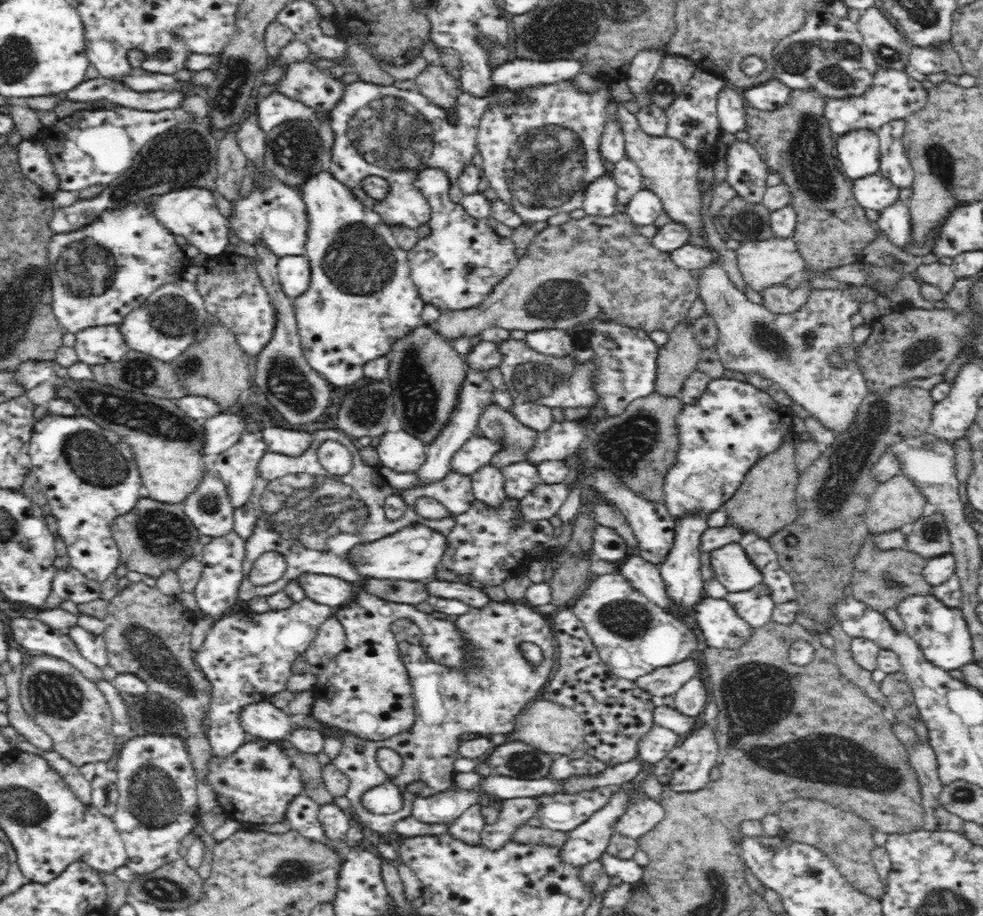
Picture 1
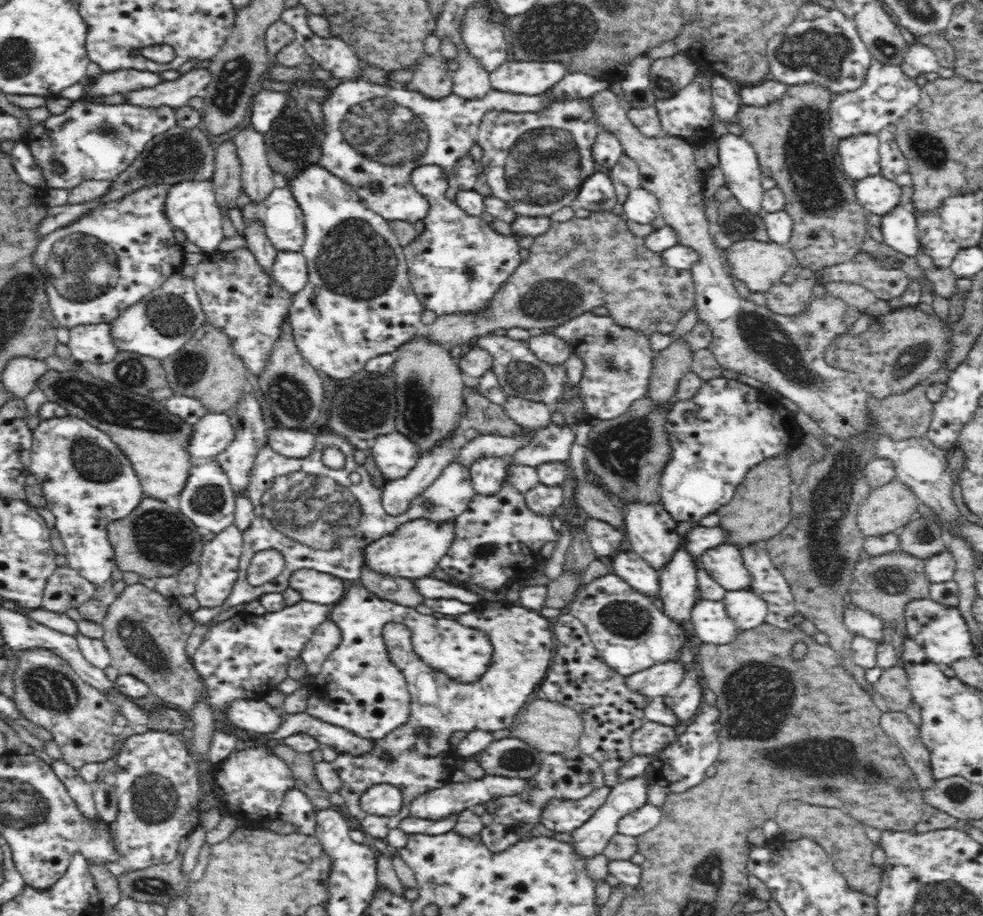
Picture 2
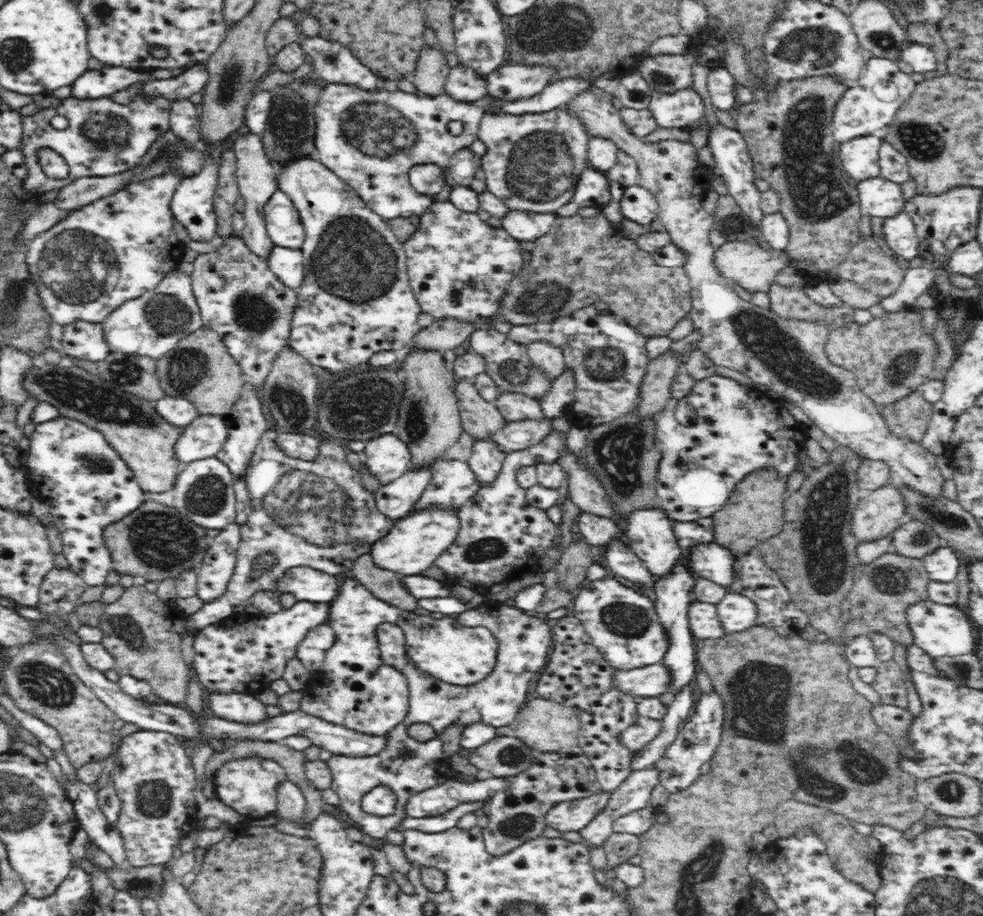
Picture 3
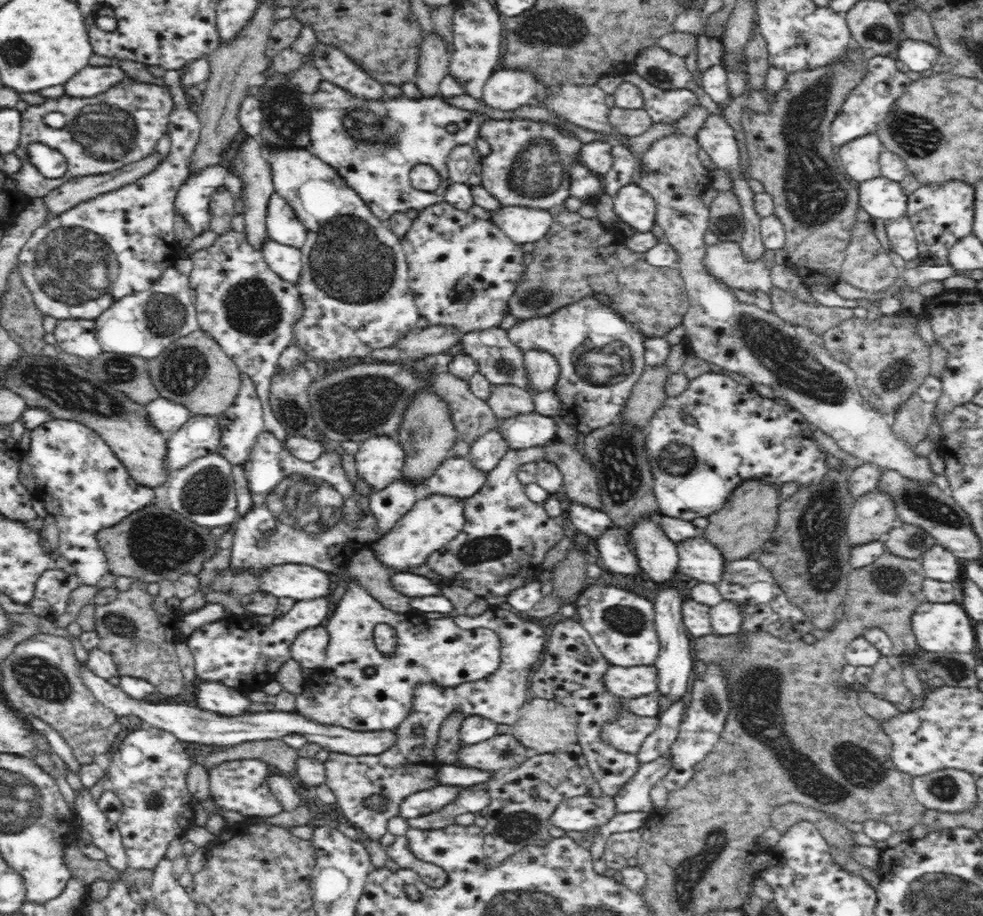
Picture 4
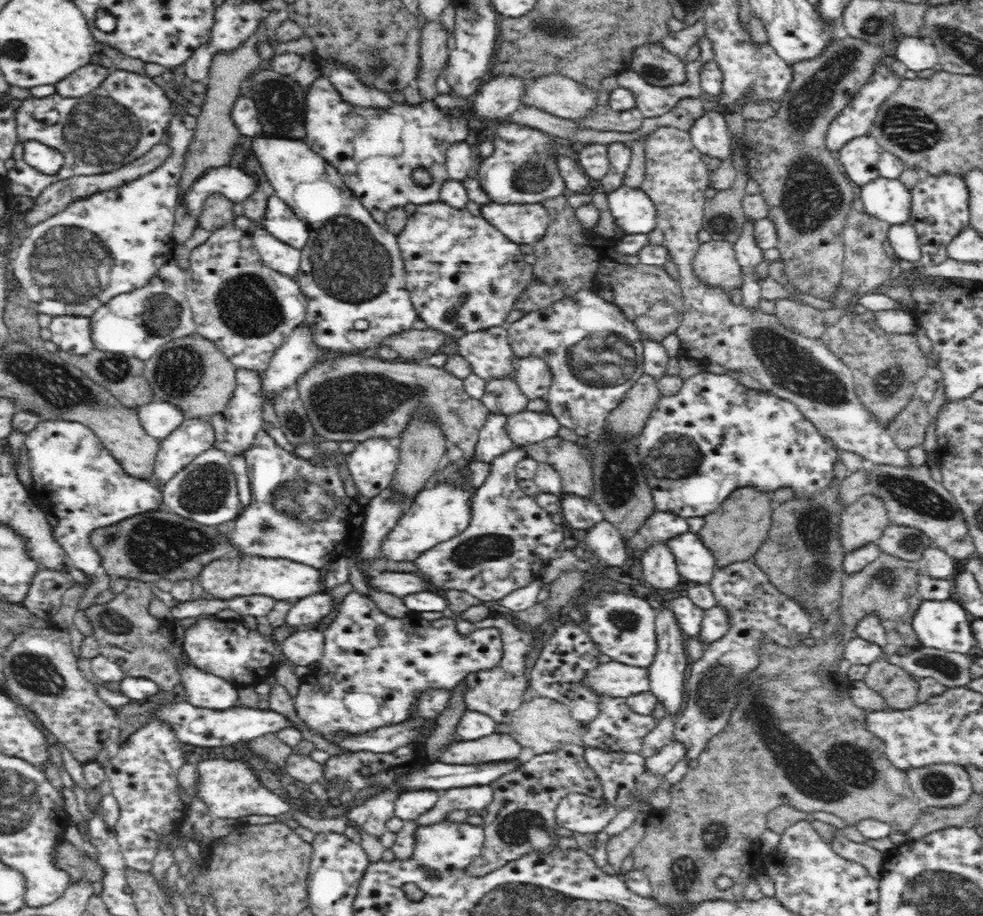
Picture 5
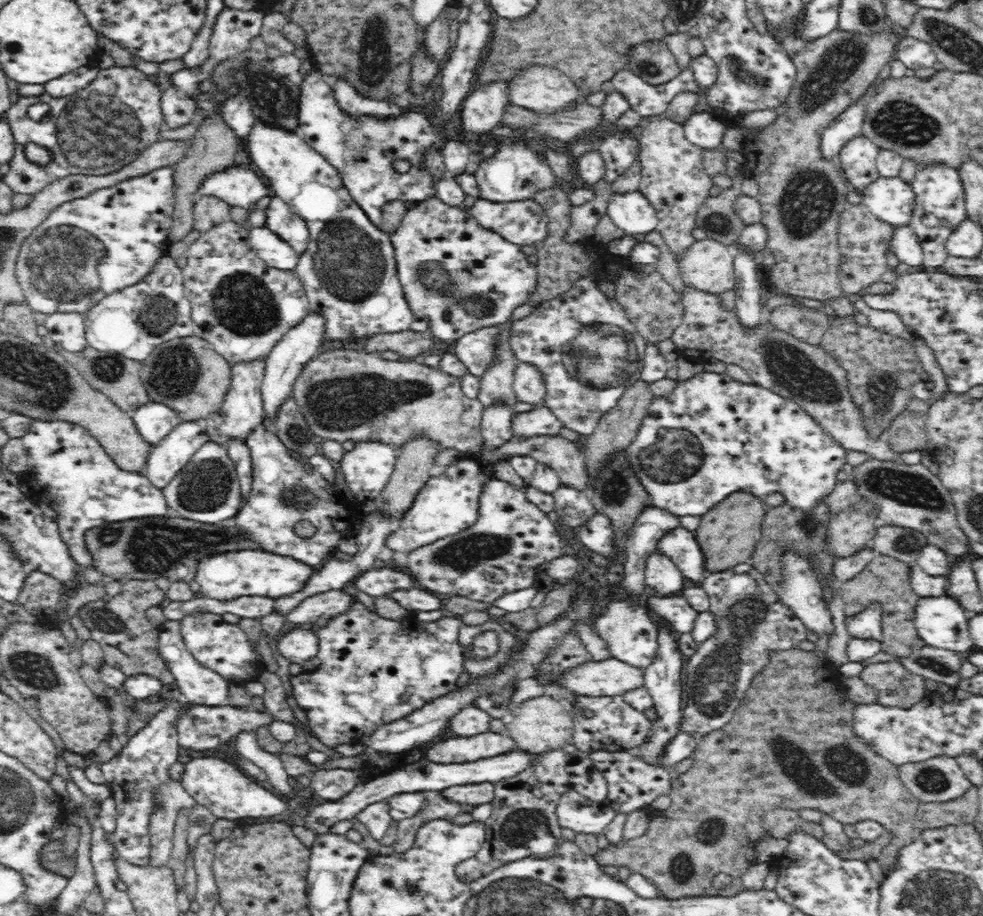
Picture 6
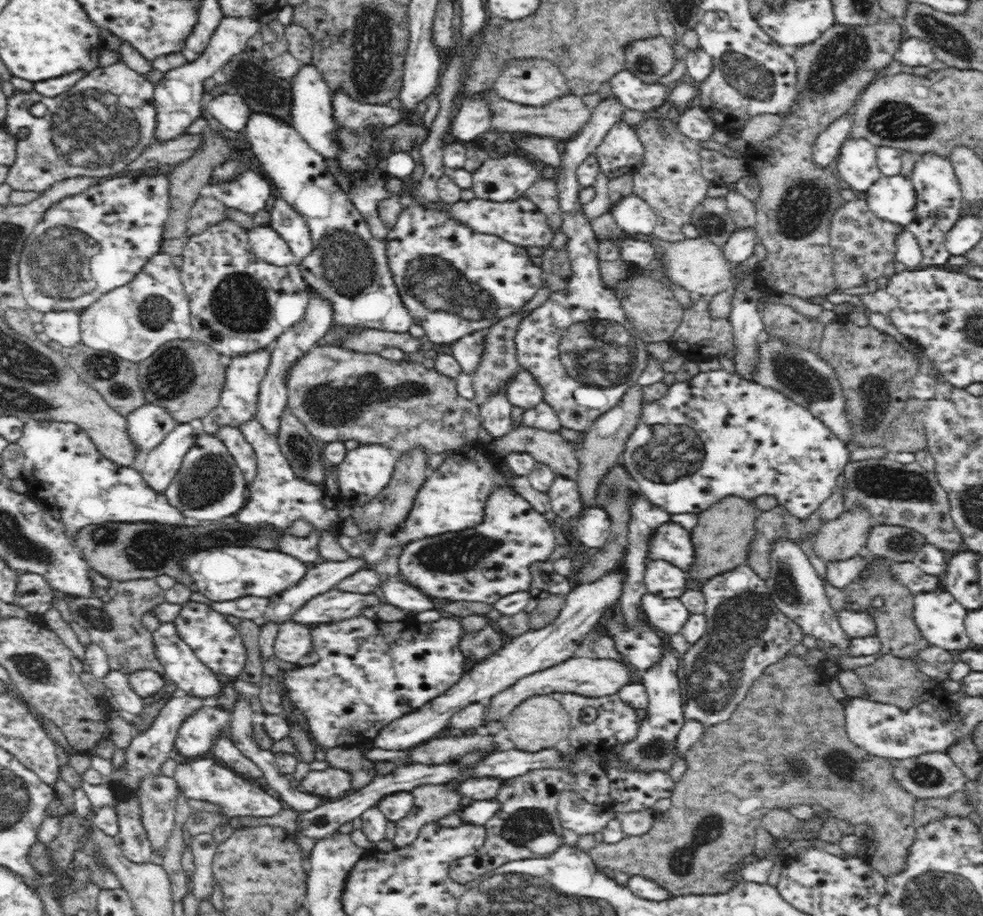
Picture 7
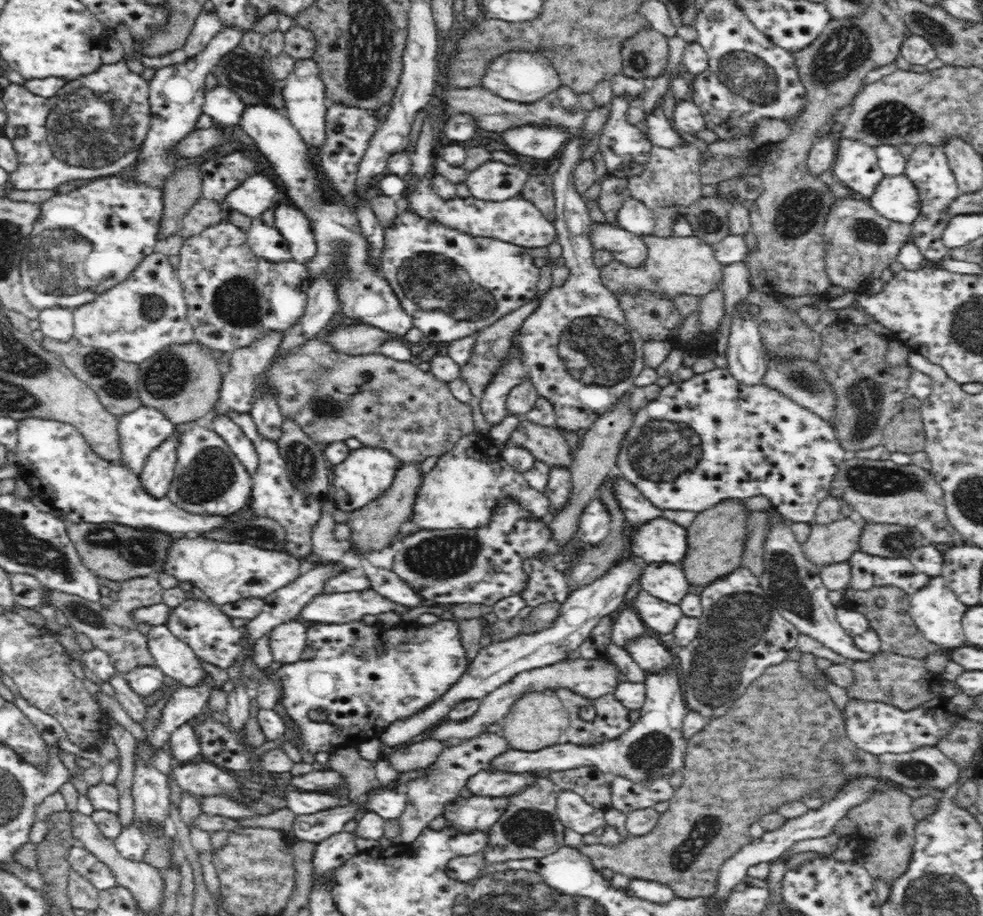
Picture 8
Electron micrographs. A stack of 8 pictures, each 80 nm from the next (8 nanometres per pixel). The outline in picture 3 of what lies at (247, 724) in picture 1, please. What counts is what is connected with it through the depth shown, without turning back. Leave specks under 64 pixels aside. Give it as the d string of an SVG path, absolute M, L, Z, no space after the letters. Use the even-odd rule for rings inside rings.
M205 693L204 704L208 712L217 718L240 724L264 724L268 716L267 706L260 700L244 694L209 695Z

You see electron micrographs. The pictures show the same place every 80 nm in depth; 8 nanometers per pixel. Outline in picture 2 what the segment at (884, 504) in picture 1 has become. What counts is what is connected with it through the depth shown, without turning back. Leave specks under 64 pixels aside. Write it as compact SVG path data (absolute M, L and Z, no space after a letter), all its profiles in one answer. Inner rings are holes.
M895 478L872 489L860 508L860 531L864 536L880 536L906 526L918 514L920 500L905 484Z

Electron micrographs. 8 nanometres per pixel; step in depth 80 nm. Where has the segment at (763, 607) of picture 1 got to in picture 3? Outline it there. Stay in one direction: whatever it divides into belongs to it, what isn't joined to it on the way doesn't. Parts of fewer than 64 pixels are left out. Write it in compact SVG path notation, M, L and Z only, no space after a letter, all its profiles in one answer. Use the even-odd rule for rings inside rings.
M730 591L718 602L717 607L719 618L730 633L742 633L757 626L760 610L752 597Z

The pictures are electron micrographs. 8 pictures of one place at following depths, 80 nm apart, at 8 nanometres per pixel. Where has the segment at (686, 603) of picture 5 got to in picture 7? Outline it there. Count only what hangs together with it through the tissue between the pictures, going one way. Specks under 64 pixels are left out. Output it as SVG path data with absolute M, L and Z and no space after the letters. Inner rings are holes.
M648 592L642 596L640 606L648 623L664 635L680 633L690 616L682 600L664 599Z

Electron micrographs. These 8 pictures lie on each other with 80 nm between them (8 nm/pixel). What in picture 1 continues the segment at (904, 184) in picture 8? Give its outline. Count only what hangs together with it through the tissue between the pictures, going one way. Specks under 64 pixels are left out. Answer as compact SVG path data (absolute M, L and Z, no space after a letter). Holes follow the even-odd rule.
M880 172L853 179L852 194L863 209L880 212L898 200L899 188Z

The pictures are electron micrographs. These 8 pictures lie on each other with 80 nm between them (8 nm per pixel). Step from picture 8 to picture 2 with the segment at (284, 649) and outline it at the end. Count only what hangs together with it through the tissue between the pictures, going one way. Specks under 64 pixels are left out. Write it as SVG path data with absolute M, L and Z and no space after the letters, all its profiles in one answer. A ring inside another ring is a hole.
M331 619L320 624L299 655L306 663L310 674L317 675L322 670L322 664L328 660L332 652L336 651L340 642L342 642L340 628Z

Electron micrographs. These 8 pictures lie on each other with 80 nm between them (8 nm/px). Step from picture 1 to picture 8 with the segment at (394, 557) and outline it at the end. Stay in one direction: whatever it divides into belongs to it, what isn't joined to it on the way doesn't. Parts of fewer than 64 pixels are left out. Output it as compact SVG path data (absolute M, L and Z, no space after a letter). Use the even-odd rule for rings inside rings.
M507 415L499 424L490 424L487 433L474 431L460 436L460 440L454 444L452 450L446 451L442 456L437 457L434 467L423 476L423 482L417 493L414 504L414 524L416 528L426 528L426 531L446 530L472 530L474 528L484 528L492 522L493 512L496 512L497 504L506 499L516 500L517 504L527 510L531 516L542 519L548 516L550 508L549 499L545 492L537 492L528 485L521 472L514 470L510 464L504 460L503 450L507 440L518 422L525 419L525 415Z

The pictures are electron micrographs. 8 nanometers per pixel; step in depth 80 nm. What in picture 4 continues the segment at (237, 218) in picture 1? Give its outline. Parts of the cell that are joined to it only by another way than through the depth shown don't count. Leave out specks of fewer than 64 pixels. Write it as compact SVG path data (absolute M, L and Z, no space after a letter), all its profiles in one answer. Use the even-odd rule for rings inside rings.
M276 192L269 198L265 225L270 238L294 248L301 249L308 236L292 206Z

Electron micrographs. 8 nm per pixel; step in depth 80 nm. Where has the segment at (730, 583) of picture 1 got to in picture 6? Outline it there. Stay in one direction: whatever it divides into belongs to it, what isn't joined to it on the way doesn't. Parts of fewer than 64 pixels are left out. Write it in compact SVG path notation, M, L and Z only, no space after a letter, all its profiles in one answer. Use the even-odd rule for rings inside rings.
M678 526L672 531L666 532L656 546L656 553L666 554L686 578L693 581L701 581L706 578L704 570L705 557L700 546L695 540L694 531Z

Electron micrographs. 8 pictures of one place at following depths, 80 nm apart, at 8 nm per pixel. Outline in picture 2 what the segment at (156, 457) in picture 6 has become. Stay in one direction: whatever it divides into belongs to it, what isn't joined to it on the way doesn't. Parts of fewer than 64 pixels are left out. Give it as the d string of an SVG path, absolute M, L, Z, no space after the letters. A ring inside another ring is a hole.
M227 413L206 414L194 423L194 436L190 442L190 455L199 460L215 457L226 450L236 438L236 427Z

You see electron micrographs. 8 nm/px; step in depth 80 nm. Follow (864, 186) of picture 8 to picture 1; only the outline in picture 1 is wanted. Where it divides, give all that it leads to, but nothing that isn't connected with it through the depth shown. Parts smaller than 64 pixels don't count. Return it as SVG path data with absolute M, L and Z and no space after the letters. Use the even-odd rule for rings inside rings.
M867 128L850 130L844 135L835 137L835 147L838 149L837 160L844 170L844 174L851 179L864 178L865 176L879 172L881 158L879 137L874 131Z

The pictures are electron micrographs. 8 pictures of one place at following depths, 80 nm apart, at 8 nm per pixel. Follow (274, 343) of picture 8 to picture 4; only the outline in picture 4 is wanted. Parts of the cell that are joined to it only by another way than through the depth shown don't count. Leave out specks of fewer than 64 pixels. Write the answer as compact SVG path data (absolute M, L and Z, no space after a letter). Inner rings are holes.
M240 372L240 388L238 388L238 394L236 394L234 402L222 414L212 417L216 419L216 423L220 427L218 453L232 465L246 463L259 434L265 431L264 421L262 420L262 404L253 380Z

